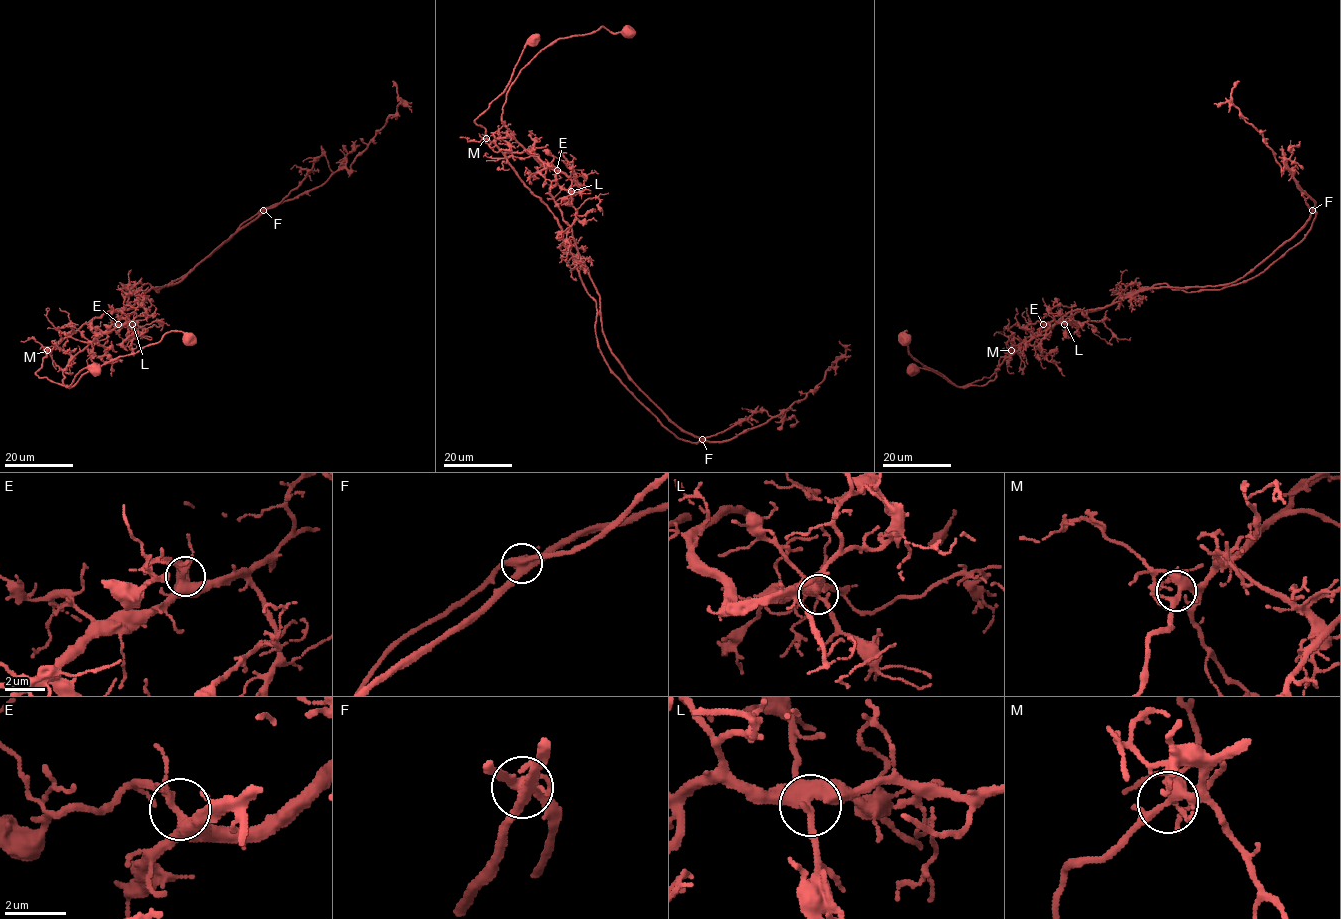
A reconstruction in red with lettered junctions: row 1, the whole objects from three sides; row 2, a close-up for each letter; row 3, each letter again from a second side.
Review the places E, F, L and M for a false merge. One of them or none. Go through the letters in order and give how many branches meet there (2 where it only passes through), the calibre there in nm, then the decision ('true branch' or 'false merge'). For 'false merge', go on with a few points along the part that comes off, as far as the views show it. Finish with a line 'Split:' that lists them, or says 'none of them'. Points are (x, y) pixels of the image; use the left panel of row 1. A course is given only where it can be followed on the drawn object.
E: 4 branches meet; 340 nm thick; true branch
F: 5 branches meet; 420 nm thick; false merge; foreign part runs (264, 209), (188, 272), (157, 292), (143, 284), (64, 337), (35, 373), (65, 386), (83, 368), (100, 372)
L: 4 branches meet; 440 nm thick; true branch
M: 5 branches meet; 340 nm thick; true branch
Split: F

